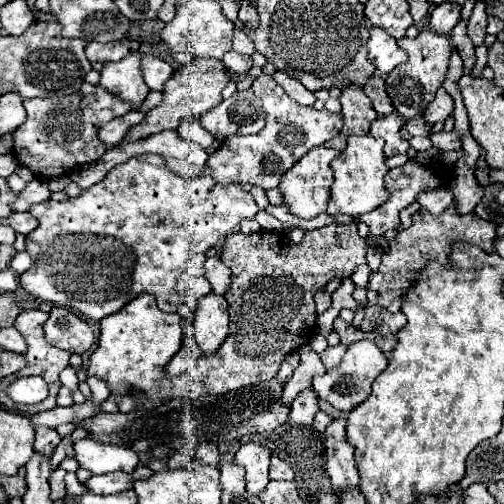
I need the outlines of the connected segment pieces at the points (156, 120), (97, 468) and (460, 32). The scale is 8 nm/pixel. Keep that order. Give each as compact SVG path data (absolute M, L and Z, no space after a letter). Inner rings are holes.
M194 58L190 64L182 66L180 70L176 70L170 76L170 80L164 84L164 90L162 90L162 104L152 108L150 112L146 112L146 118L138 126L130 128L130 132L126 132L122 144L148 138L162 130L178 130L178 126L184 118L200 118L204 112L212 110L214 106L218 106L222 102L220 92L228 84L228 80L230 78L226 74L226 66L222 64L222 60Z
M82 438L74 444L76 460L82 468L90 470L92 474L108 474L108 472L134 472L138 466L138 454L132 450L126 450L122 446L112 444L100 444L90 438Z
M460 20L454 26L454 30L450 32L450 40L454 44L454 50L460 54L462 62L464 62L464 74L472 74L472 68L476 64L476 56L474 56L474 44L466 36L466 22L464 20Z

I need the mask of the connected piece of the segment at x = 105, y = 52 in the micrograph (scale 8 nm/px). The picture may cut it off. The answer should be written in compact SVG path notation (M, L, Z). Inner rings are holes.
M118 40L110 44L98 44L98 42L88 42L86 44L86 56L90 62L116 62L128 56L130 52L136 52L140 44L136 40Z

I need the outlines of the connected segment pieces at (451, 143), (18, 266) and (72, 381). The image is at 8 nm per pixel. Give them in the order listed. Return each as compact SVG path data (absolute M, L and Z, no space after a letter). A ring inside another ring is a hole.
M438 132L432 133L432 142L434 142L434 146L438 148L438 150L442 150L442 152L448 152L448 150L458 150L460 146L462 146L462 140L460 140L460 136L458 136L458 132Z
M16 252L12 262L10 262L10 268L20 276L20 274L24 274L30 268L30 264L32 264L32 258L30 258L28 252Z
M68 366L68 368L62 372L60 382L62 382L66 388L70 388L72 392L74 392L74 390L78 390L78 378L76 378L76 370L74 370L72 366Z

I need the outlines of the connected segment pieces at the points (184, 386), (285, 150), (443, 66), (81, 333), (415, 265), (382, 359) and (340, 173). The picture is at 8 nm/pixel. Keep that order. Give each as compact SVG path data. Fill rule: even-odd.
M356 222L342 226L324 226L318 230L310 230L304 236L302 244L294 244L282 232L254 232L242 234L234 232L226 238L222 246L220 260L232 272L232 284L224 298L228 300L230 312L230 334L224 340L222 350L216 356L202 356L194 368L176 378L176 386L182 390L184 398L200 398L206 394L226 394L230 390L238 390L248 384L266 382L274 378L280 370L286 354L298 350L316 334L316 310L314 310L314 294L324 288L332 278L342 276L348 278L356 266L366 264L366 238L358 236Z
M258 76L252 84L254 94L260 96L266 112L266 126L258 134L228 136L222 146L208 158L208 168L216 180L234 180L238 184L252 184L264 190L276 188L284 170L290 170L308 150L334 138L342 128L342 114L316 110L314 106L300 106L286 96L282 86L276 86L272 76Z
M422 30L418 34L418 38L410 40L410 38L402 38L398 40L398 46L402 50L406 50L410 54L406 64L400 64L398 68L394 68L388 78L386 78L386 90L388 96L394 102L394 108L404 116L406 124L402 126L402 136L404 138L412 138L412 136L430 136L430 124L426 124L422 120L422 114L426 110L426 106L434 100L436 96L436 88L442 86L444 78L446 78L446 70L448 70L448 60L452 56L452 46L450 40L446 36L434 34L430 30Z
M62 306L52 308L50 318L44 324L44 336L48 344L72 354L84 354L94 344L90 324Z
M454 206L446 208L442 214L432 216L426 210L418 210L414 214L414 224L406 230L400 230L398 236L390 242L388 252L382 256L382 264L378 266L378 270L372 270L370 280L368 280L368 304L378 304L390 312L400 312L402 306L402 292L408 288L410 282L414 282L418 278L418 272L424 268L424 264L430 258L436 258L440 262L446 262L452 250L452 242L456 242L456 238L450 238L446 232L460 232L460 240L462 242L470 242L480 246L486 252L494 252L494 240L496 240L496 224L490 224L474 214L466 214L466 216L458 216L454 212Z
M360 340L356 344L352 344L348 348L348 352L344 354L340 366L328 370L324 376L316 376L314 378L314 392L330 402L336 410L342 410L342 412L350 412L352 408L356 408L358 404L362 404L368 396L370 396L370 388L372 388L372 382L376 380L376 376L388 366L388 360L386 356L382 354L380 348L376 348L376 344L372 340Z
M370 134L348 138L348 146L332 162L334 184L330 186L330 204L328 204L330 216L346 214L356 218L360 214L376 210L380 204L384 204L390 198L388 192L384 190L384 176L388 172L388 166L384 164L382 146L384 146L384 140L374 138Z

